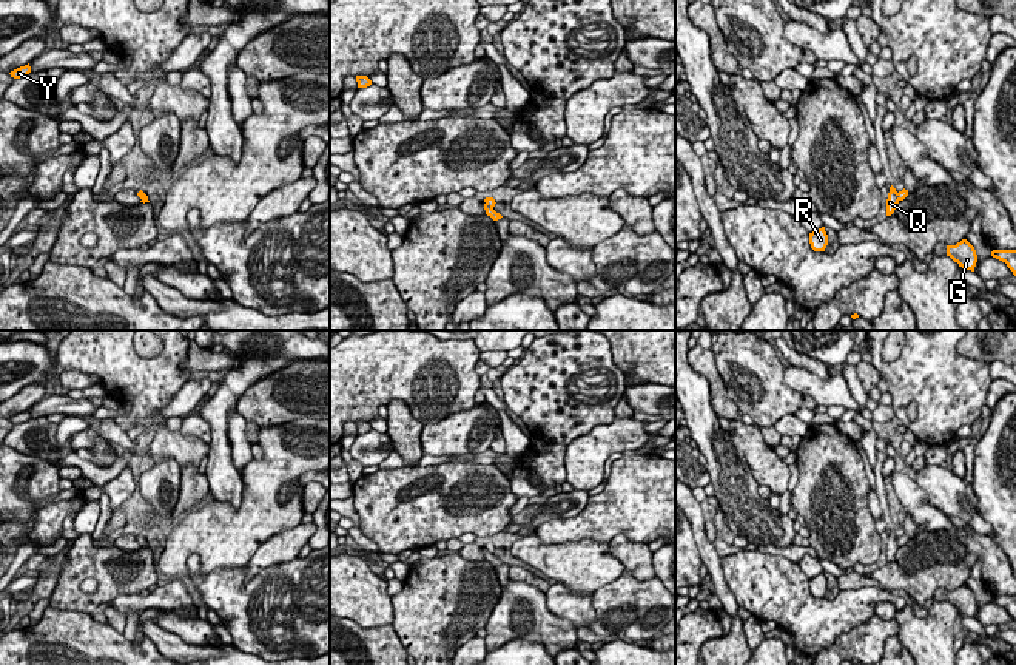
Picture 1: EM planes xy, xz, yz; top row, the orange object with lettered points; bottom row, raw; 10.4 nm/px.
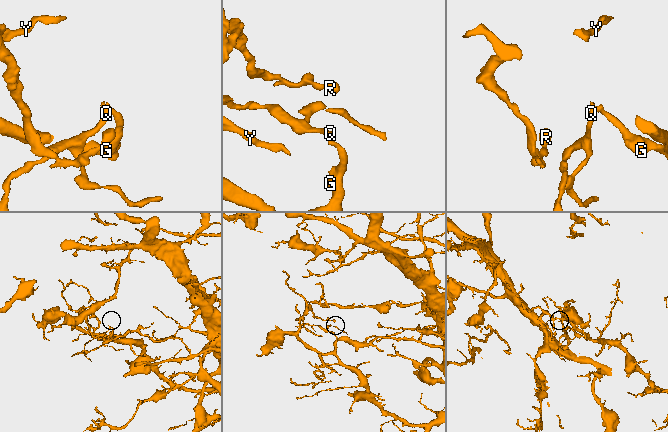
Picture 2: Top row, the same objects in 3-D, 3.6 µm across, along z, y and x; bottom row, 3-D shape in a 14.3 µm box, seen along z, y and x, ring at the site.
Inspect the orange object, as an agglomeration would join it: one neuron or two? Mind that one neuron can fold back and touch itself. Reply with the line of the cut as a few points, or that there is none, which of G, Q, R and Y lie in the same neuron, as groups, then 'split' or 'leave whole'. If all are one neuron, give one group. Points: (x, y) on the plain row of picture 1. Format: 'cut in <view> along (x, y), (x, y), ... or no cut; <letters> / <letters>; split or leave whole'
cut in xz along (486, 548), (492, 554); G R Y / Q; split

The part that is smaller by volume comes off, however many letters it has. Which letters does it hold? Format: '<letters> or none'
Q

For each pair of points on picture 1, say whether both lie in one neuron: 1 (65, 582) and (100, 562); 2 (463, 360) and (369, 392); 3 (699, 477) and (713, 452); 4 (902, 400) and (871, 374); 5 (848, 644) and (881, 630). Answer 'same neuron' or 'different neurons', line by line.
1: same neuron
2: same neuron
3: different neurons
4: different neurons
5: same neuron

